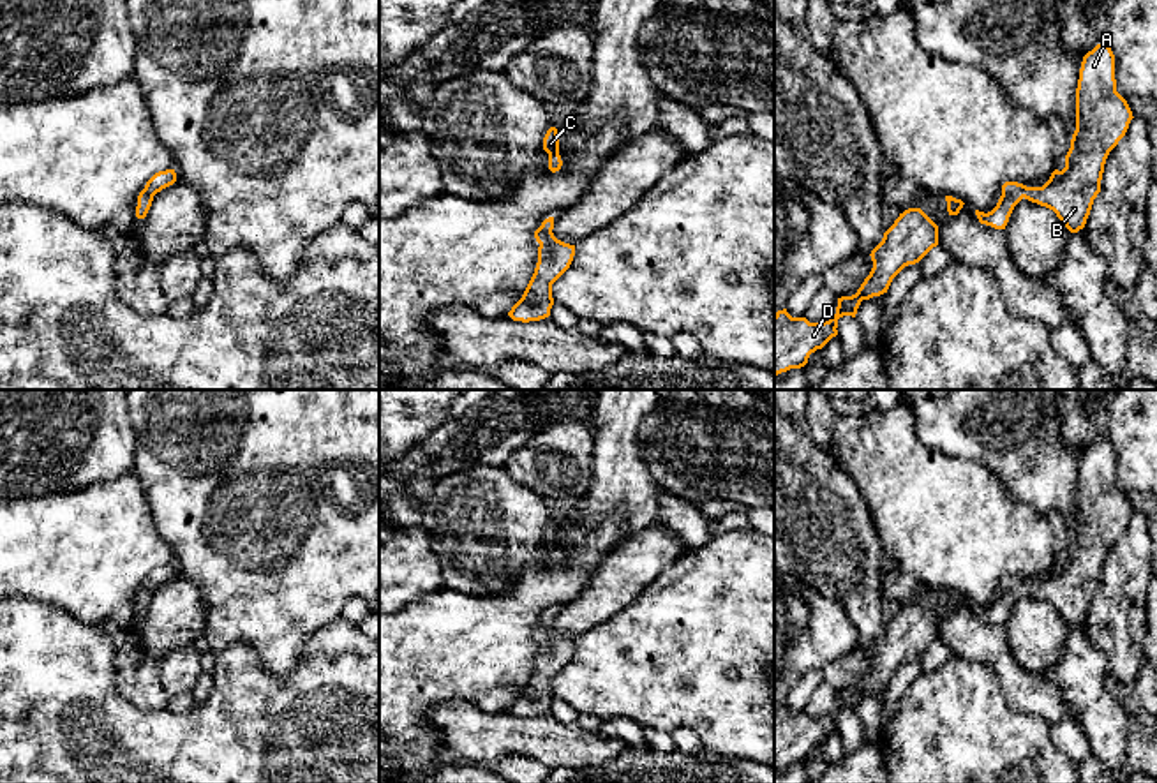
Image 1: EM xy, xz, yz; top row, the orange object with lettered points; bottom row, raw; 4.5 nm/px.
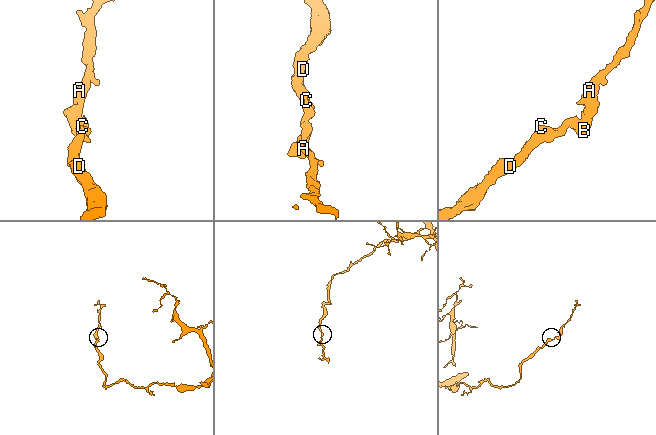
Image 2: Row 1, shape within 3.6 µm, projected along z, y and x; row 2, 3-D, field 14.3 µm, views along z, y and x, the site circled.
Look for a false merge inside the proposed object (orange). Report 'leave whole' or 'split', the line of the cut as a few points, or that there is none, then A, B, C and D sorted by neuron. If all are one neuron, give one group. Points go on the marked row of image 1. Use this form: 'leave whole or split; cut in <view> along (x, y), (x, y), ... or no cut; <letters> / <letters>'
leave whole; no cut; A B C D

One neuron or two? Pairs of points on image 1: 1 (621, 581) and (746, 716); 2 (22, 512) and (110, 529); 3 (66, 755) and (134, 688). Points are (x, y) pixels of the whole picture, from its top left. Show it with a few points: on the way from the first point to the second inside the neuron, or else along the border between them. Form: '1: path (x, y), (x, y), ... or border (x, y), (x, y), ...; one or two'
1: border (667, 568), (634, 600), (604, 621); two
2: path (43, 529), (89, 529); one
3: border (115, 655), (120, 690), (138, 706), (164, 709); two

